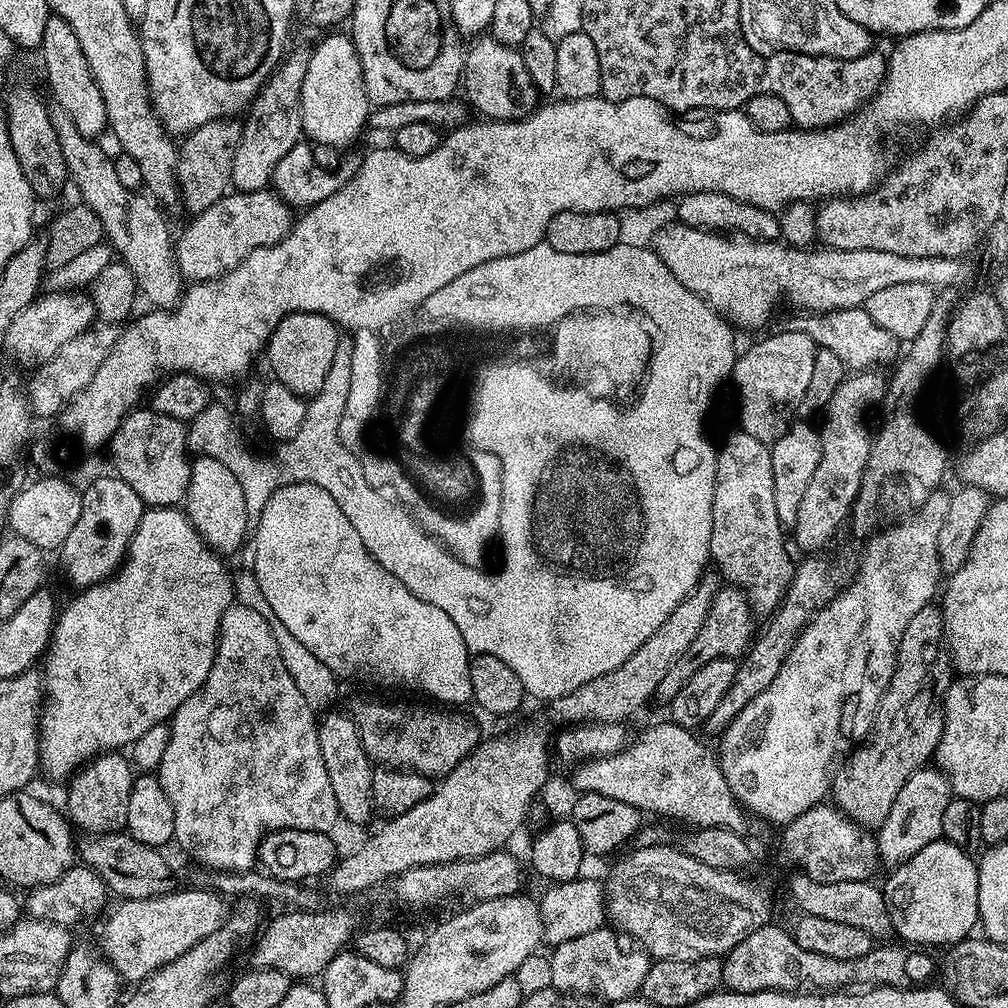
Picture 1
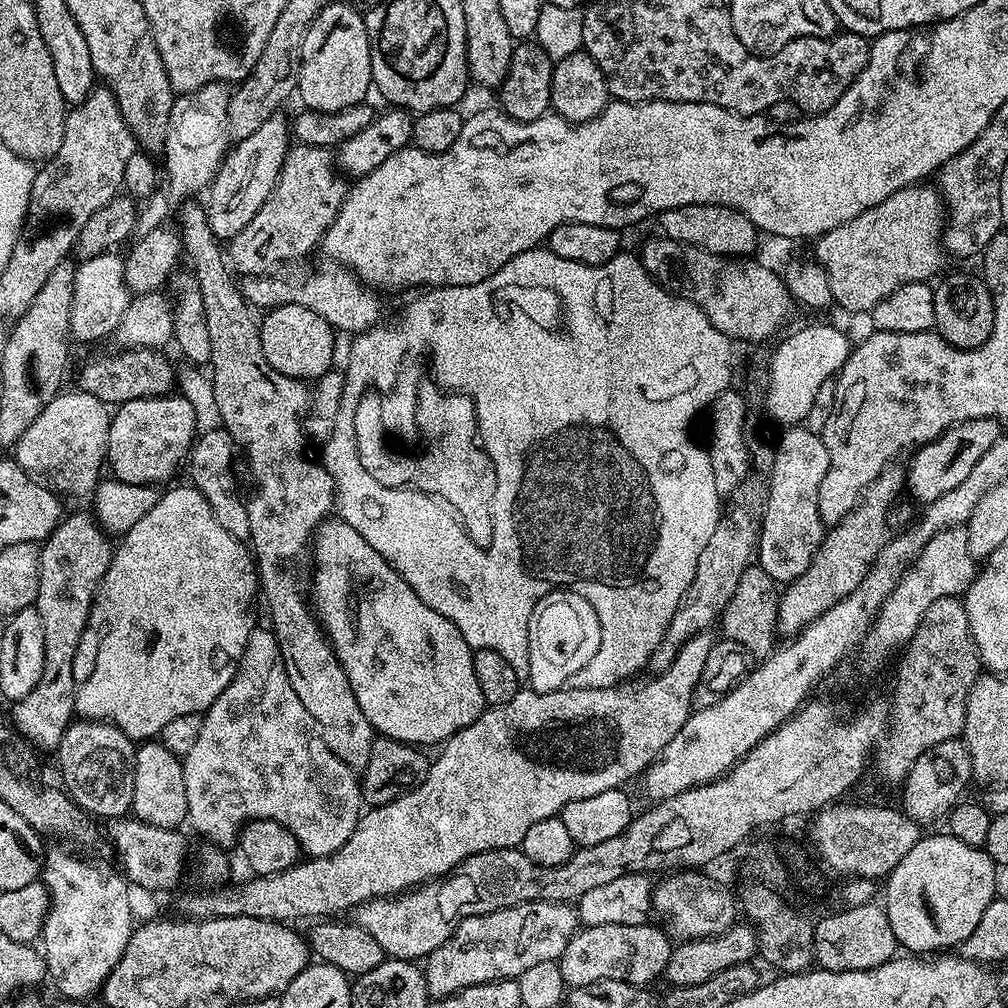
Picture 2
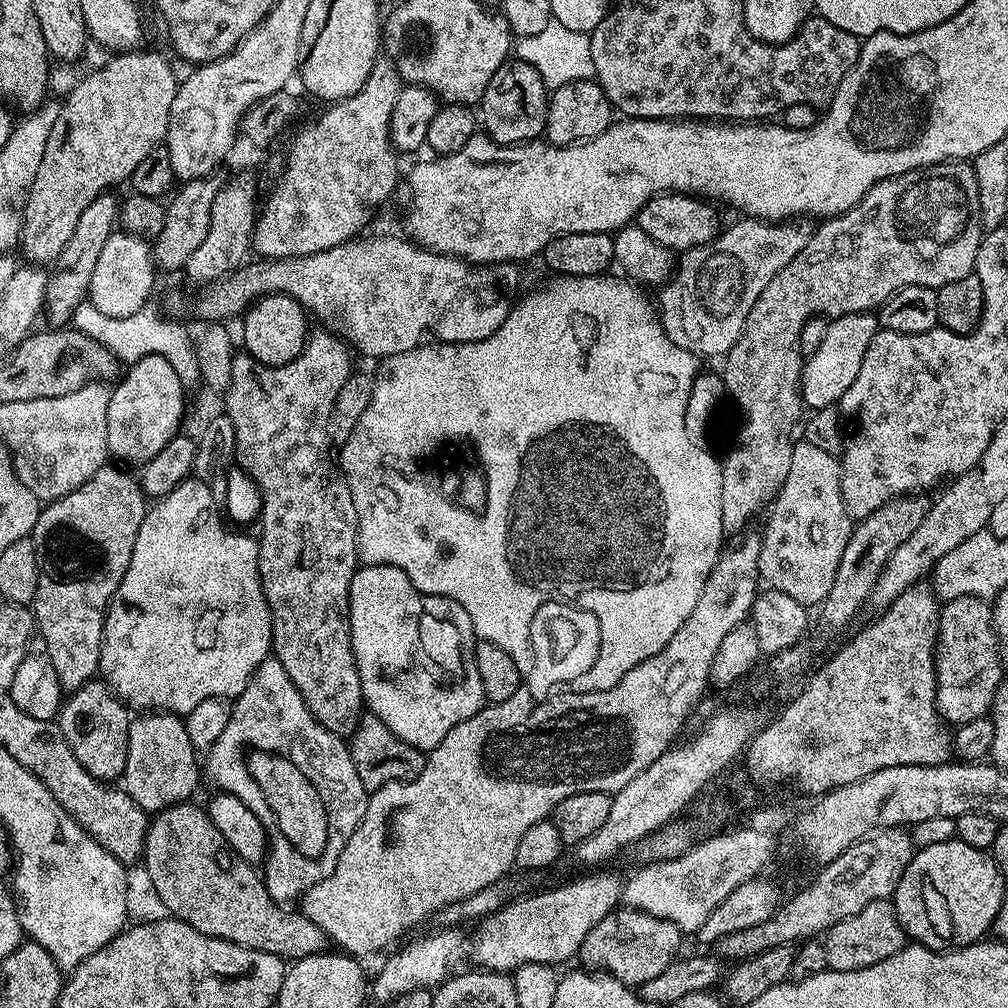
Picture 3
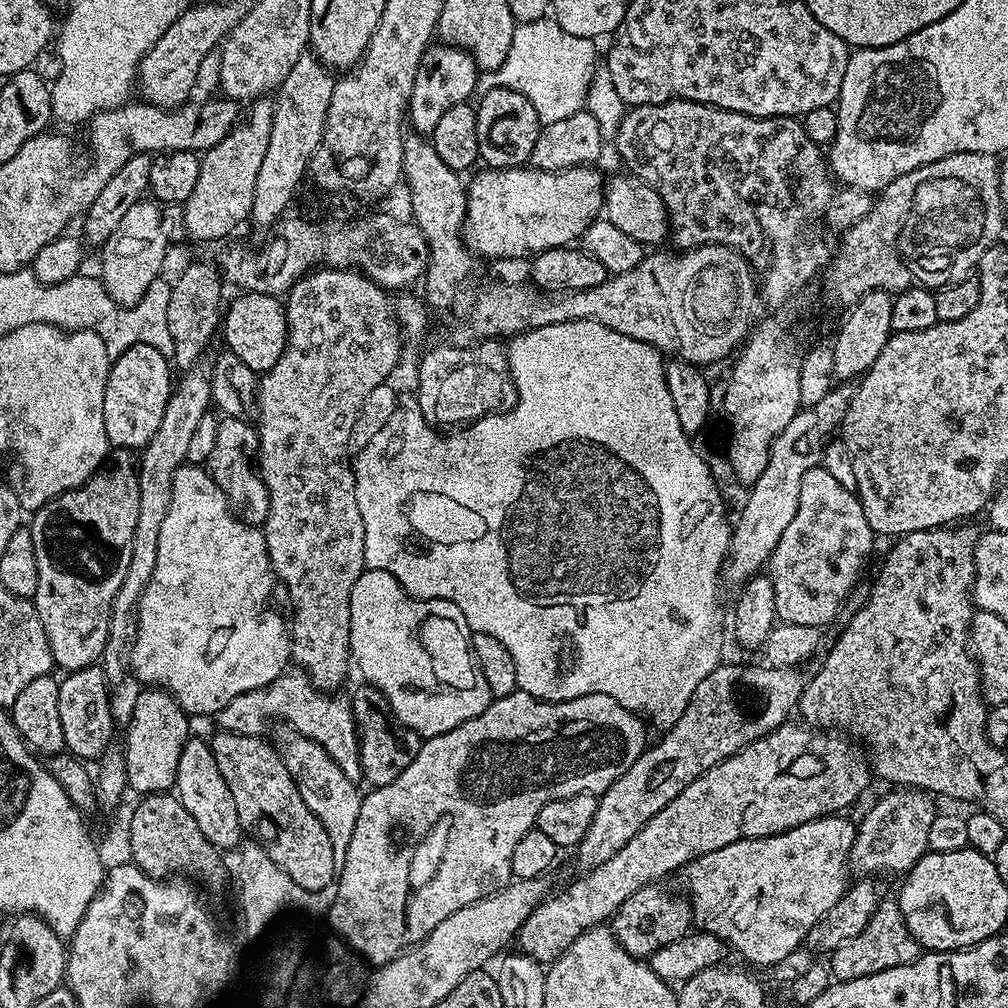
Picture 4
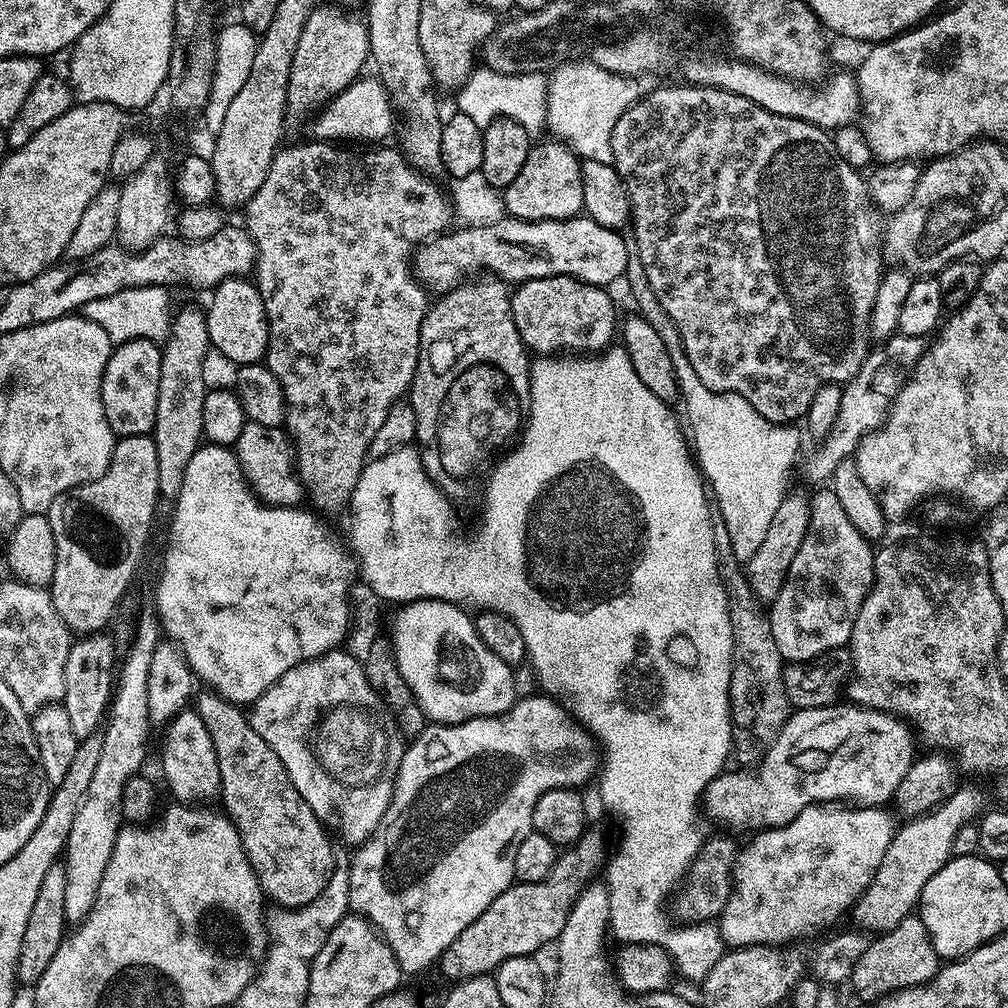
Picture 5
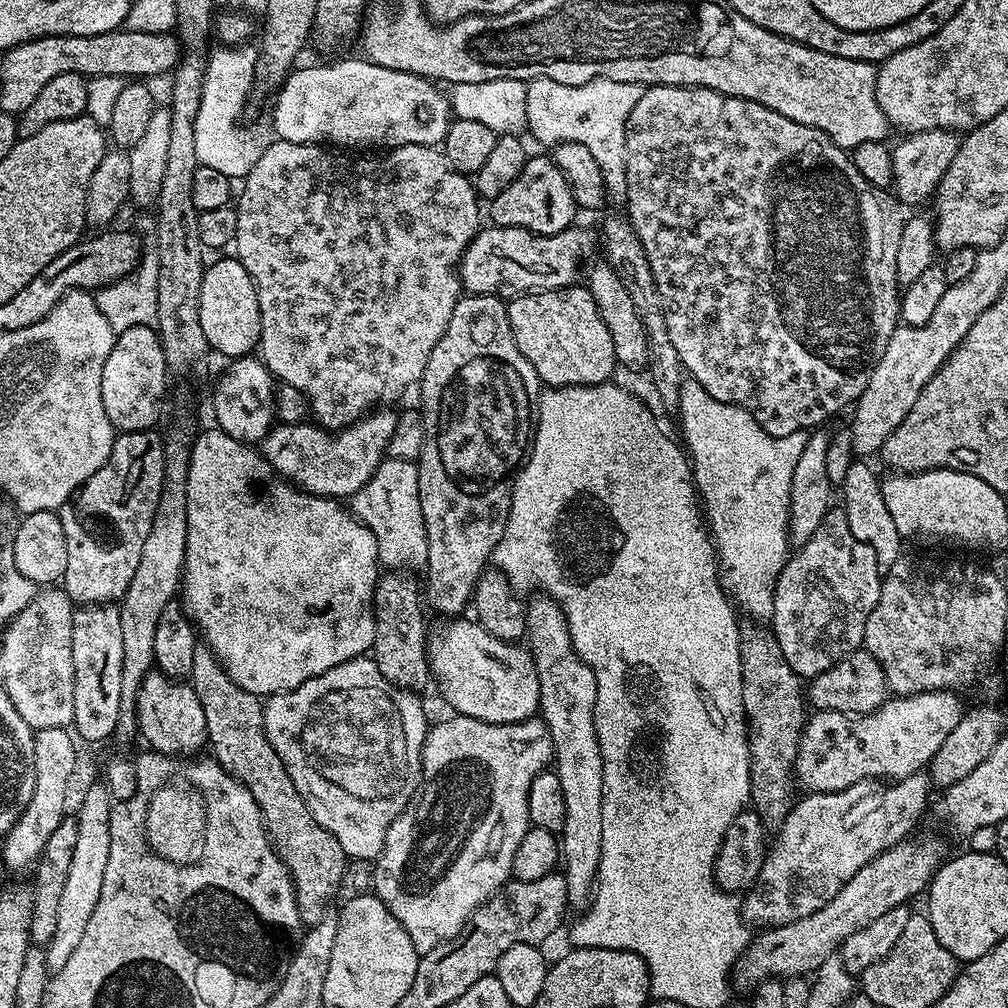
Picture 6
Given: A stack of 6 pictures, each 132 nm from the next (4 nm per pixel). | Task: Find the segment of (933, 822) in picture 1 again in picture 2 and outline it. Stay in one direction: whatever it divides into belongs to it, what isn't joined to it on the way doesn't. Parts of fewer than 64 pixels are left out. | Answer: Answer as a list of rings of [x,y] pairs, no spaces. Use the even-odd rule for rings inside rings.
[[[963,739],[938,742],[938,746],[930,746],[930,750],[926,750],[917,758],[908,776],[902,781],[902,810],[921,826],[927,826],[931,820],[943,821],[952,811],[952,807],[961,803],[965,795],[964,787],[970,782],[973,783],[973,780],[970,750],[966,750]]]

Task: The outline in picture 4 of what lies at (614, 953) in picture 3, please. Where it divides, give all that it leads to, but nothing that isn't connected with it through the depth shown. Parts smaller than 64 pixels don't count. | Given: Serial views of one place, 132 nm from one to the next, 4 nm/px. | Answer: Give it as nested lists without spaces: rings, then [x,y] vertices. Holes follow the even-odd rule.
[[[647,884],[642,890],[630,894],[626,902],[617,910],[610,921],[612,933],[620,945],[637,958],[651,958],[662,946],[670,946],[687,936],[694,924],[692,901],[683,895],[675,896],[672,892],[656,884]]]

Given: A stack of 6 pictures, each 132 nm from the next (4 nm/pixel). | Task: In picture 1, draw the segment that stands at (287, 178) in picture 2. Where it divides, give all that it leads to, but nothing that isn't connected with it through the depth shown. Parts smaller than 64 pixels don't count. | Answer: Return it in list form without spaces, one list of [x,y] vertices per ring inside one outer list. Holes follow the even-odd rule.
[[[233,191],[191,219],[174,244],[176,265],[185,281],[199,282],[224,276],[237,268],[247,256],[254,254],[254,250],[282,242],[282,238],[286,238],[292,231],[294,212],[275,191]]]

